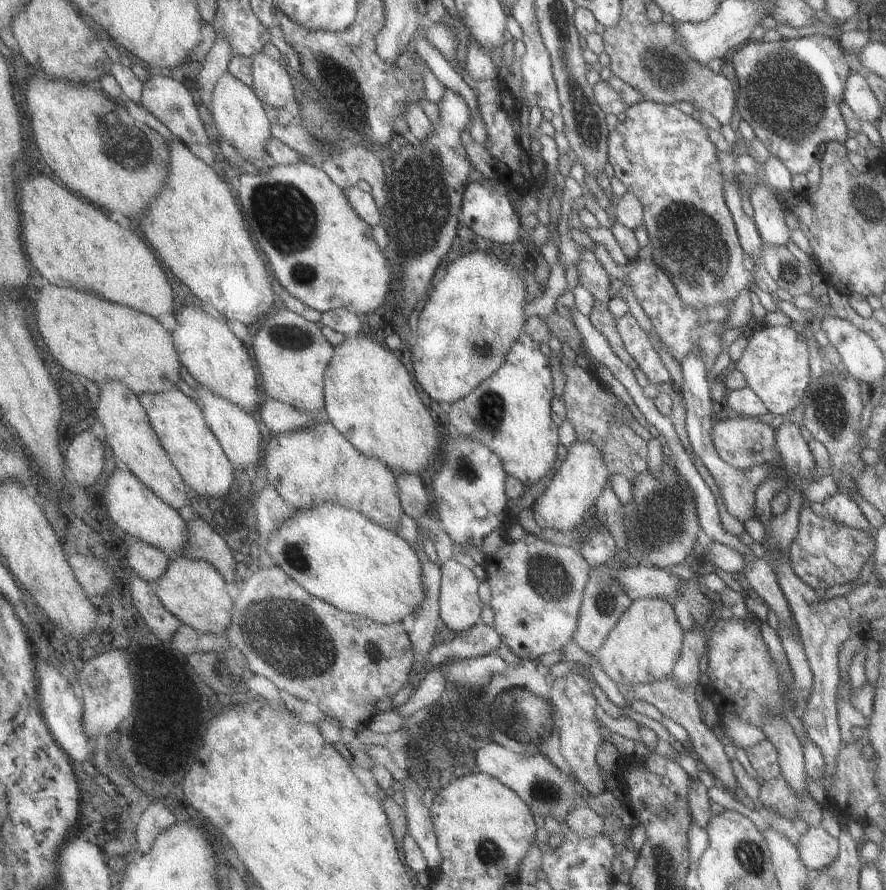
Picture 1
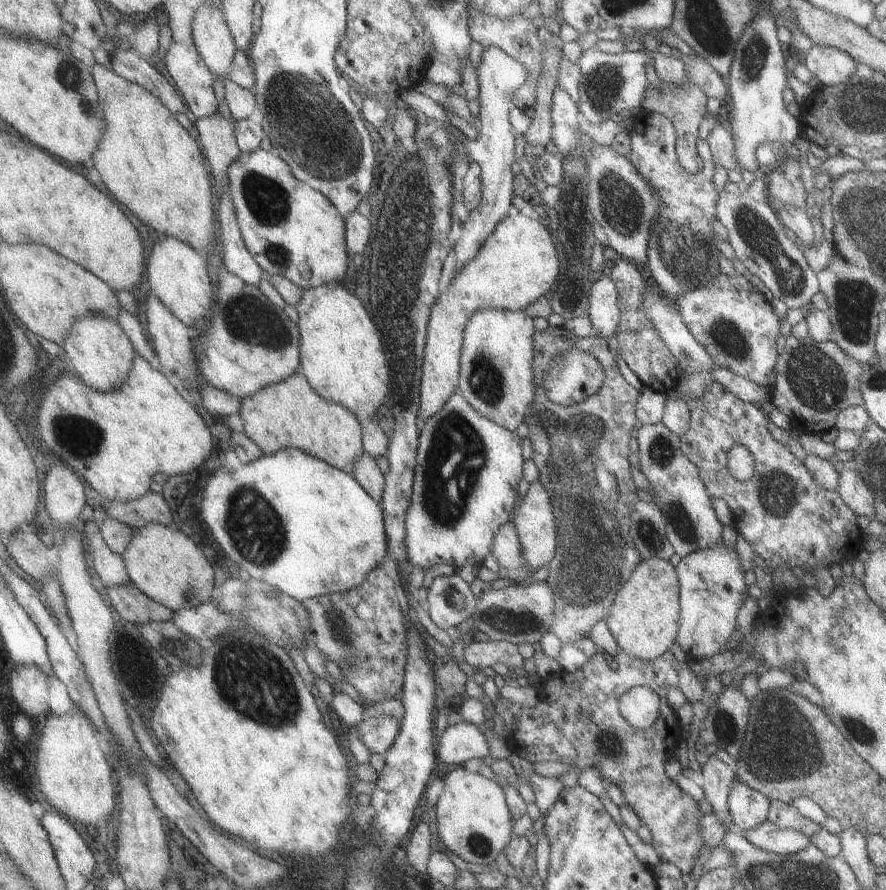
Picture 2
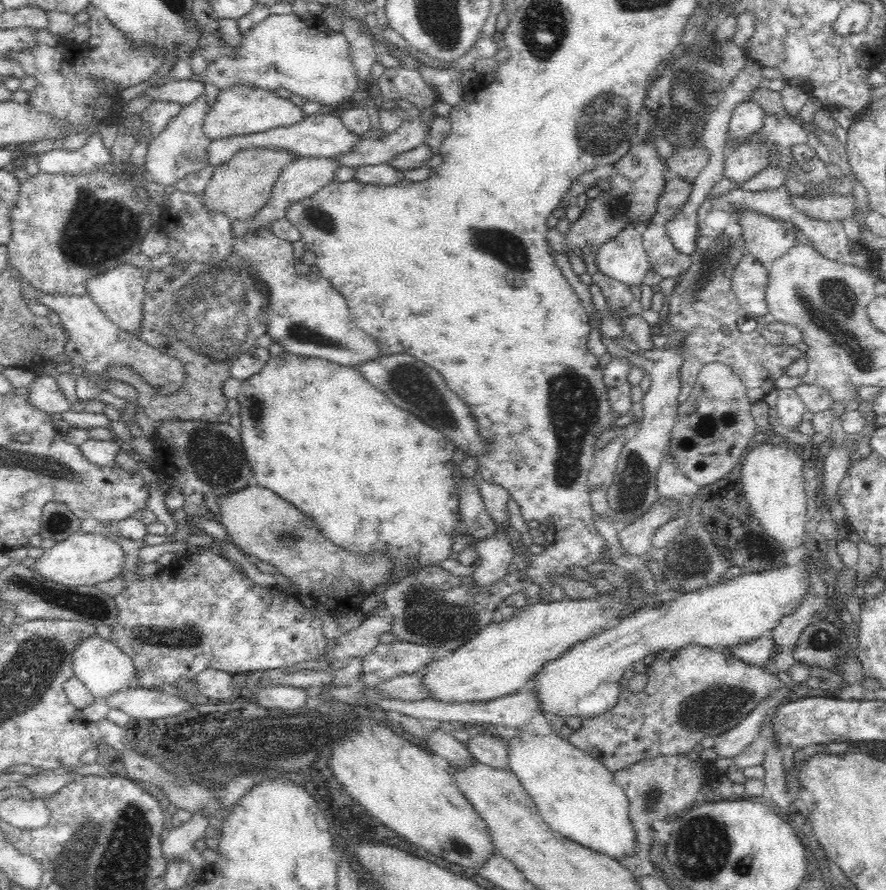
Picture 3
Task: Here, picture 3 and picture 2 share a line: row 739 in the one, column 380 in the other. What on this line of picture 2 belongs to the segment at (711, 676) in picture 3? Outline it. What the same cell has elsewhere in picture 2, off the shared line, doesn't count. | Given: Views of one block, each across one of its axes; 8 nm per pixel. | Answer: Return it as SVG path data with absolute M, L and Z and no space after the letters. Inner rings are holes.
M383 568L368 572L364 582L352 590L325 594L320 597L312 597L304 600L304 610L310 618L310 630L314 632L314 642L320 652L324 652L342 672L344 681L349 681L364 697L365 704L374 704L383 700L392 699L401 693L404 680L404 668L406 666L406 626L404 626L402 612L400 611L399 597L396 595L394 580L388 576ZM360 602L367 602L372 607L372 618L360 618L356 614L356 606Z

